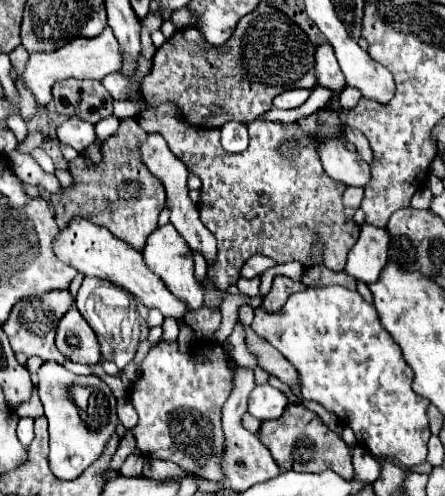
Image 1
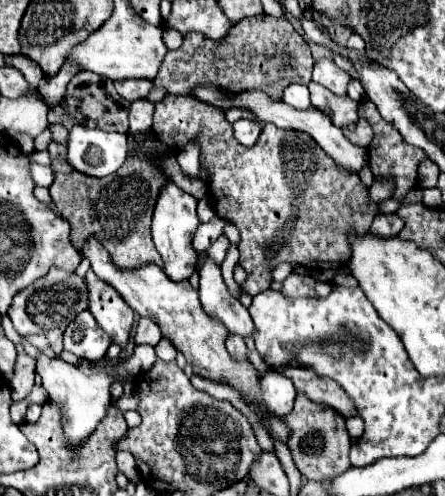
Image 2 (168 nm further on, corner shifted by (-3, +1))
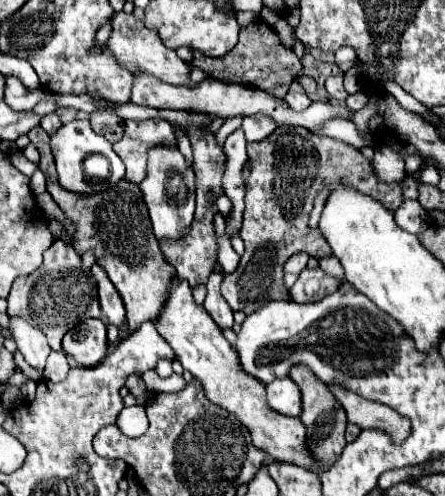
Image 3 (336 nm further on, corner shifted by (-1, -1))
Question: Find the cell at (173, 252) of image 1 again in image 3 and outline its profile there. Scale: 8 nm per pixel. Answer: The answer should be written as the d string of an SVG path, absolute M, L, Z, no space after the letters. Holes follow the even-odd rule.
M153 147L149 151L147 179L139 185L159 243L179 243L187 237L195 215L195 175L185 157L177 149Z

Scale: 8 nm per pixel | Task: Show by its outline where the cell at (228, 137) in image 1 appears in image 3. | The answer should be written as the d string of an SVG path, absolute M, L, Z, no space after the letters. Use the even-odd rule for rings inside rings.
M251 115L251 117L243 117L241 129L245 133L245 139L251 143L267 137L275 129L275 125L271 123L271 119L265 119L265 115Z

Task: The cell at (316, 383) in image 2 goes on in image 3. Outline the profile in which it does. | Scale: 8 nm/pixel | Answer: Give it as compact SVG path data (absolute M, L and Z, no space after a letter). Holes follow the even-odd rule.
M329 385L329 391L343 405L349 423L359 425L361 429L381 427L383 431L391 431L395 439L403 439L403 435L407 435L407 419L403 419L401 415L395 415L395 411L391 411L389 407L371 403L355 395L353 391L347 391L341 385Z

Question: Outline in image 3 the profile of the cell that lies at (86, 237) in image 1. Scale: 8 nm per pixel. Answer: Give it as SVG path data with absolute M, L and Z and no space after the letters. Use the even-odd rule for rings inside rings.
M177 277L171 279L167 301L163 303L163 309L155 317L153 325L159 331L159 335L171 345L171 349L175 351L175 359L183 365L183 369L203 383L207 399L235 413L239 421L245 423L245 427L251 431L255 447L263 449L275 461L289 461L295 465L317 469L305 447L305 429L301 419L285 417L267 405L265 385L243 371L239 355L235 349L231 349L221 327L213 321L213 317L205 311L203 305L195 303L189 283Z

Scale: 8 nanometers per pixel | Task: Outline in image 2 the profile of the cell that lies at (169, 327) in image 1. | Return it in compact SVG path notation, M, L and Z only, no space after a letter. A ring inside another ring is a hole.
M161 339L159 341L159 345L155 347L155 353L157 353L157 357L159 359L163 359L163 361L173 361L175 359L175 347L167 341L167 339Z

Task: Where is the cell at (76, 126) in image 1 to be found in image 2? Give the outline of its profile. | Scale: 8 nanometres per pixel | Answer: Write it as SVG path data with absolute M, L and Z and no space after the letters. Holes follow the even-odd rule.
M73 125L67 139L67 161L73 169L91 177L115 173L127 157L127 135Z

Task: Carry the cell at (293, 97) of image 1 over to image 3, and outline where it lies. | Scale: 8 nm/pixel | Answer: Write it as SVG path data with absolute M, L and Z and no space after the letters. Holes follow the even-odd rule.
M289 91L287 97L285 97L285 101L295 111L303 111L303 109L307 109L311 105L311 99L303 91Z

